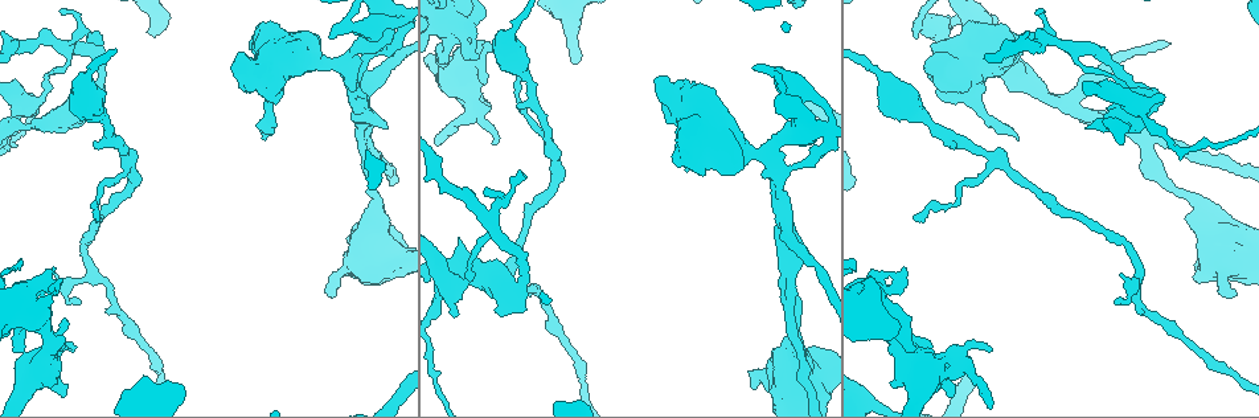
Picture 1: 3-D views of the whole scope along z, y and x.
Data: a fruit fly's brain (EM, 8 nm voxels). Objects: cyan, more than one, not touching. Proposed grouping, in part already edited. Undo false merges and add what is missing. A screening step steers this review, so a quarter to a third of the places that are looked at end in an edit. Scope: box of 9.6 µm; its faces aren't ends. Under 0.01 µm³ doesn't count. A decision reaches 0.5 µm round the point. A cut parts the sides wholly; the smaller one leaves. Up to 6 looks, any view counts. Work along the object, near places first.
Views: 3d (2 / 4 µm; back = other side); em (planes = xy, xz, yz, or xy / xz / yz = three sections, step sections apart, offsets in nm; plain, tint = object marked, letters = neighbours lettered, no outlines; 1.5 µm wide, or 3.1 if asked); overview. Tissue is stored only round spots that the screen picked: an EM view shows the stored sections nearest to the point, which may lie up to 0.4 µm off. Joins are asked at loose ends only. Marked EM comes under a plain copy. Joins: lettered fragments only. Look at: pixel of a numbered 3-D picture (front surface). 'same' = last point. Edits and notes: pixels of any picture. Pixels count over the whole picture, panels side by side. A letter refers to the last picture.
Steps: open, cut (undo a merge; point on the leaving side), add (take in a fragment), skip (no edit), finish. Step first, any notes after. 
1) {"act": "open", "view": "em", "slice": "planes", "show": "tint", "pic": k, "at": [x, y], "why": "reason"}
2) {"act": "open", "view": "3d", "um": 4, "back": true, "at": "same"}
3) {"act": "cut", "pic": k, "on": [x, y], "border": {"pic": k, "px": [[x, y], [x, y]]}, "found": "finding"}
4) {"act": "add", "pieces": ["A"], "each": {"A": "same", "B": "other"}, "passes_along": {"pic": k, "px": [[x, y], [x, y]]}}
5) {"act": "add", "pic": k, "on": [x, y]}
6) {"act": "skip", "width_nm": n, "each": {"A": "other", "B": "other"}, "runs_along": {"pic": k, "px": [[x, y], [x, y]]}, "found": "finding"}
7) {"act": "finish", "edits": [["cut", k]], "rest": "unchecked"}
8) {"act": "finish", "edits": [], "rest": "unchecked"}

{"act": "open", "view": "em", "slice": "planes", "show": "tint", "pic": 1, "at": [922, 25], "why": "sudden change in width"}

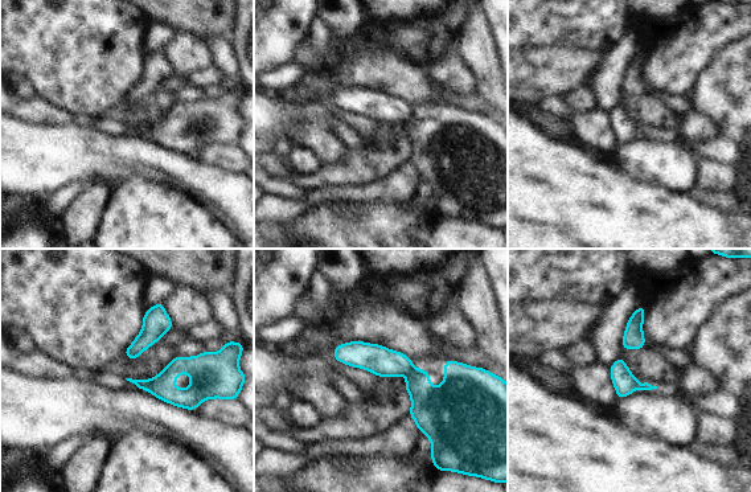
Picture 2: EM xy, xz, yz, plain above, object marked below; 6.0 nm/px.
{"act": "open", "view": "em", "slice": "planes", "show": "letters", "at": "same"}

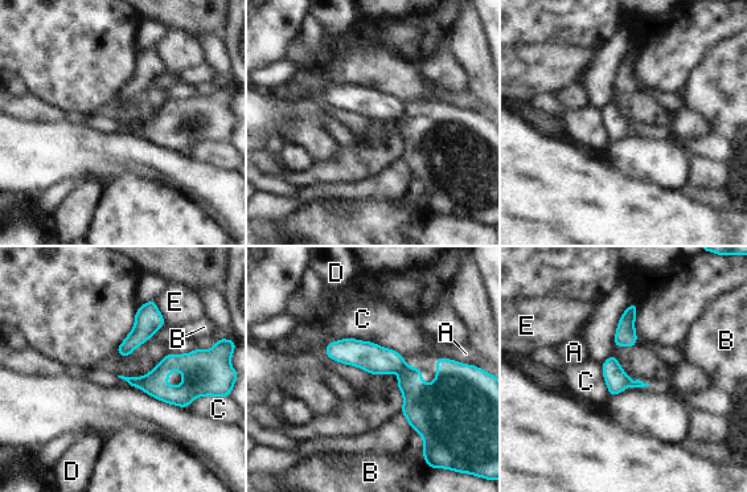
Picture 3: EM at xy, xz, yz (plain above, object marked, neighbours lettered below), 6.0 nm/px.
{"act": "cut", "pic": 3, "on": [154, 384], "each": {"A": "other", "B": "other", "C": "other", "D": "other", "E": "other"}, "part_leaving": {"pic": 3, "px": [[196, 353], [143, 385]]}, "found": "a second neuron is stuck on"}

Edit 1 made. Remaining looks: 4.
{"act": "open", "view": "overview"}

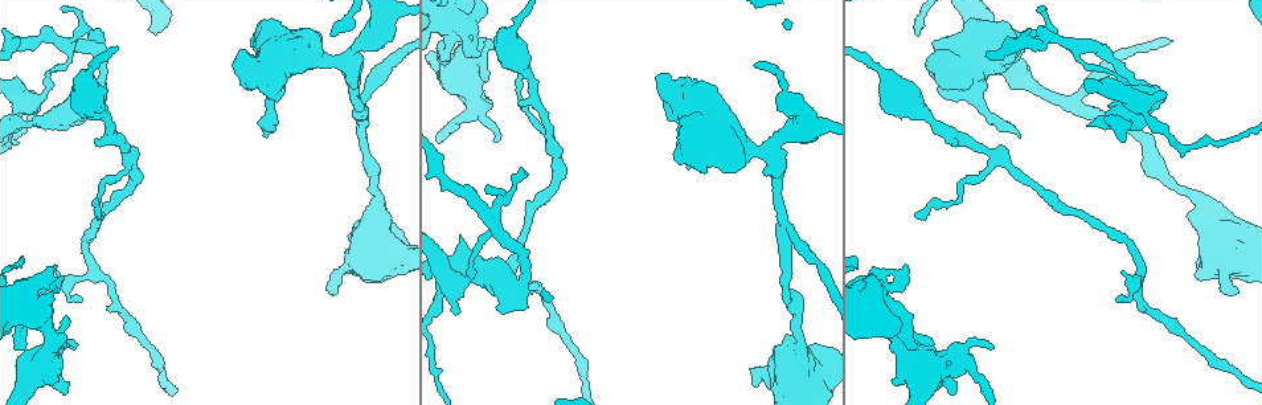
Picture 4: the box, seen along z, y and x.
{"act": "open", "view": "3d", "um": 4, "pic": 4, "at": [526, 174], "why": "branch stops here"}

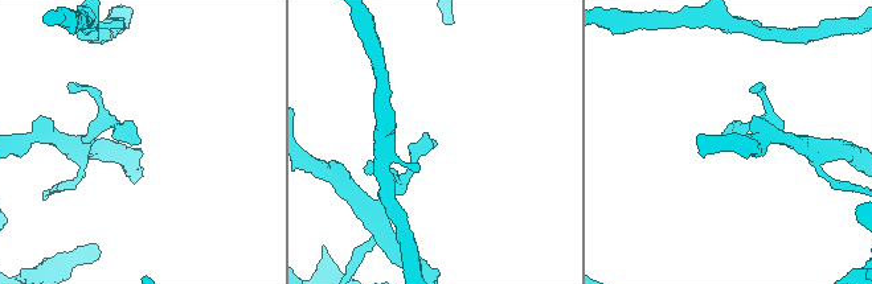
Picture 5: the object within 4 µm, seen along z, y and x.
{"act": "open", "view": "em", "slice": "yz", "step": 8, "show": "letters", "pic": 5, "at": [137, 142], "why": "shape alone is not enough"}

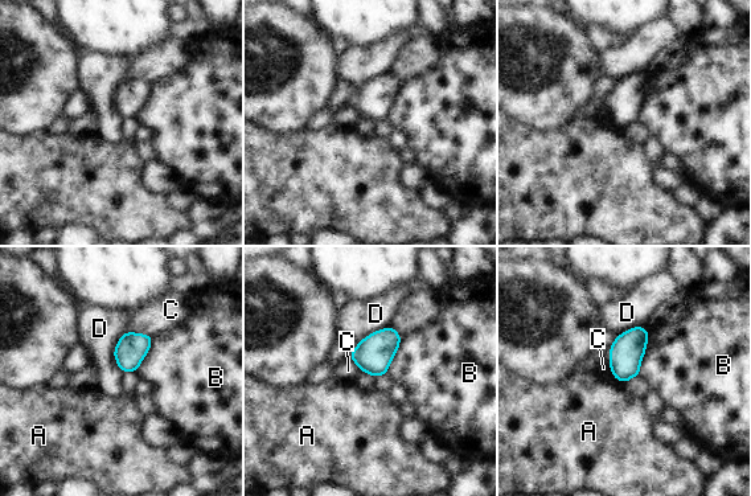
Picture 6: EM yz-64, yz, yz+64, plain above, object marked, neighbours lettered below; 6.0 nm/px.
{"act": "skip", "each": {"A": "other", "B": "other", "C": "other", "D": "other"}, "found": "none of them fits"}

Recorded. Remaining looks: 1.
{"act": "open", "view": "em", "slice": "planes", "show": "letters", "pic": 4, "at": [79, 300], "why": "thin end"}

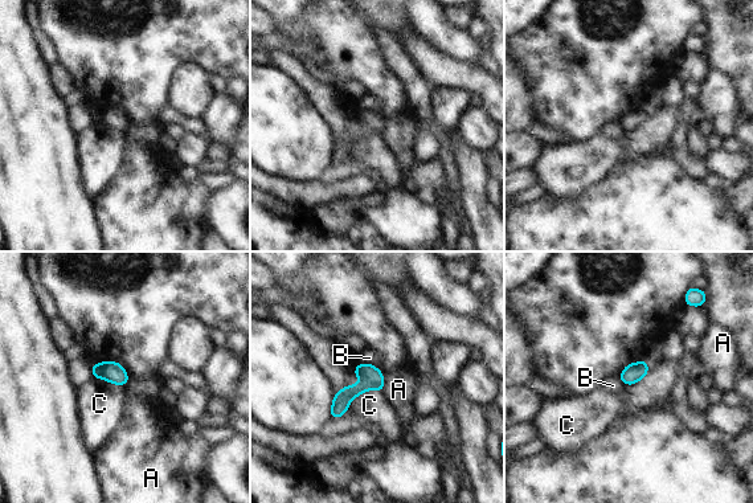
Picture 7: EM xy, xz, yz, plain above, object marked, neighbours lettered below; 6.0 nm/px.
{"act": "skip", "width_nm": 120, "each": {"A": "other", "B": "other", "C": "other"}, "runs_along": {"pic": 7, "px": [[380, 376], [354, 391], [334, 414]]}, "found": "none of them fits"}

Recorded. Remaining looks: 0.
{"act": "finish", "edits": [["cut", 3]], "rest": "unchecked"}

